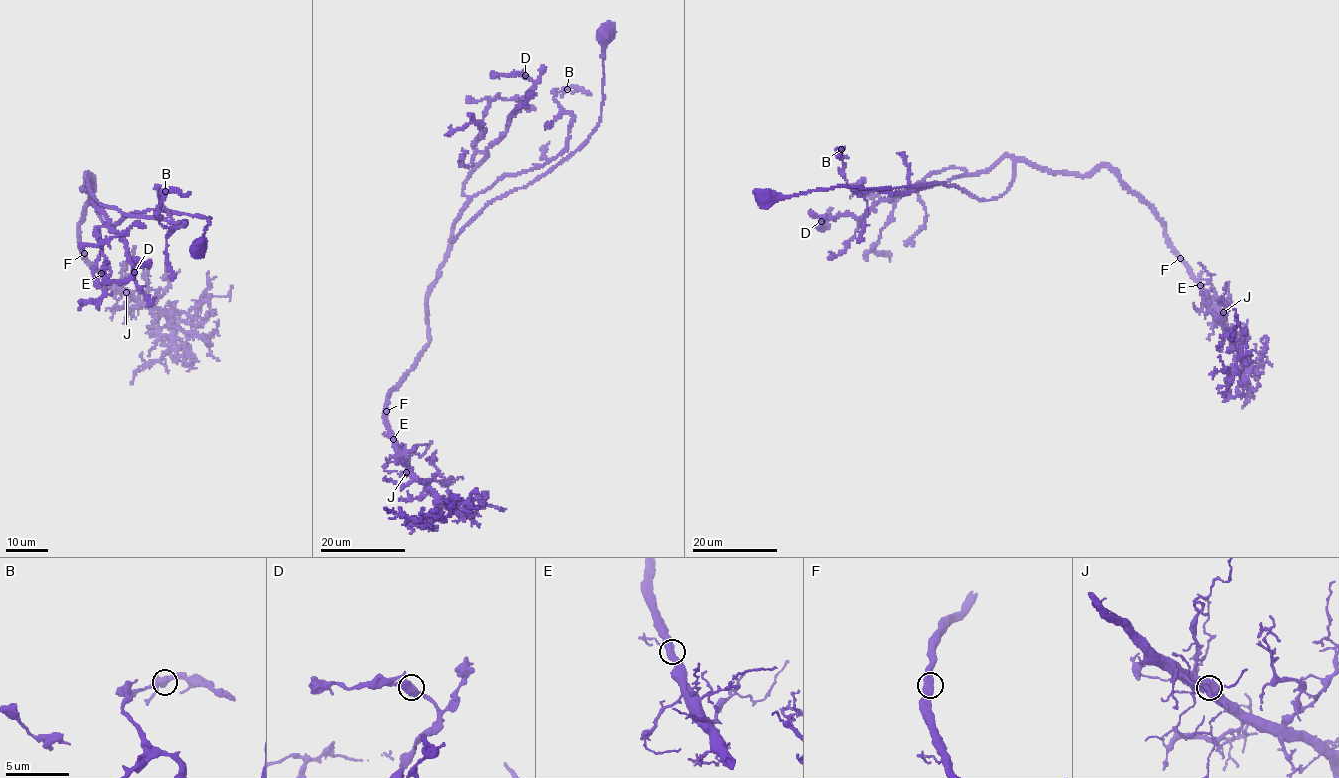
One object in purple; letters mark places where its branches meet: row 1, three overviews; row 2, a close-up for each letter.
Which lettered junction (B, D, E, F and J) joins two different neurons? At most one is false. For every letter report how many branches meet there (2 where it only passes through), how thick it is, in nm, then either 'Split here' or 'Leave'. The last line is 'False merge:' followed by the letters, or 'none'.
B: Branches: 2. Thickness 600 nm. Leave
D: Branches: 2. Thickness 600 nm. Leave
E: Branches: 2. Thickness 500 nm. Leave
F: Branches: 2. Thickness 550 nm. Leave
J: Branches: 2. Thickness 600 nm. Leave
False merge: none

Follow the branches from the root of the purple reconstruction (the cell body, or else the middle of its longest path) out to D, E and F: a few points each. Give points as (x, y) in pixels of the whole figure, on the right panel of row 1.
D: (767, 199), (941, 182), (996, 199), (1015, 161), (1003, 155), (971, 174), (931, 172), (859, 217), (821, 221)
E: (767, 199), (941, 182), (992, 199), (1018, 160), (1067, 174), (1109, 166), (1200, 285)
F: (767, 199), (941, 182), (992, 199), (1008, 188), (1018, 160), (1067, 174), (1109, 166), (1180, 257)

